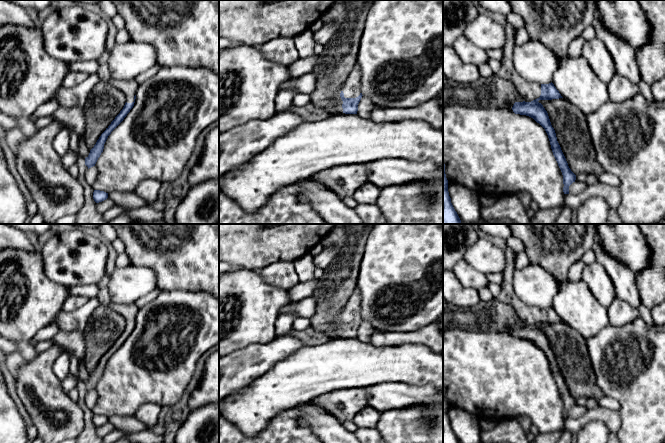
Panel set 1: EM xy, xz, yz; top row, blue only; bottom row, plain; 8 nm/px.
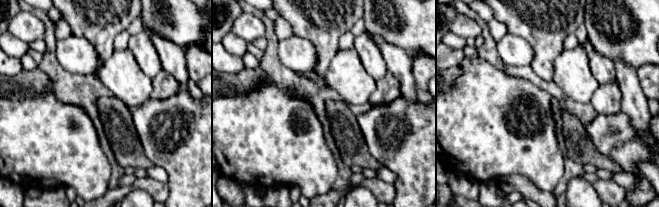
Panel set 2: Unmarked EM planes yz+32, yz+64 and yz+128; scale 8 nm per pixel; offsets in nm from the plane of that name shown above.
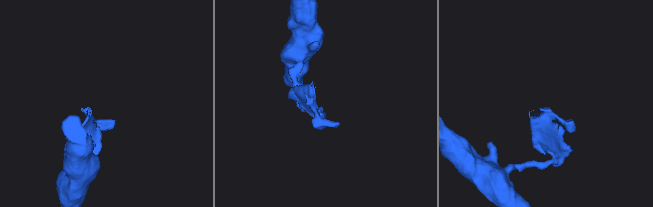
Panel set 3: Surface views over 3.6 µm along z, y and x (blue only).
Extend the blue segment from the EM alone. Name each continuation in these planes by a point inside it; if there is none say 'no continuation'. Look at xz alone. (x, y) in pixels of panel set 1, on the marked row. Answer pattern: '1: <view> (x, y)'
1: xz (351, 88)

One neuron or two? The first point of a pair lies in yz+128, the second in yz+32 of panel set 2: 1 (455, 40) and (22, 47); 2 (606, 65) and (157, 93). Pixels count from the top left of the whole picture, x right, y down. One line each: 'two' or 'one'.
1: one
2: two

